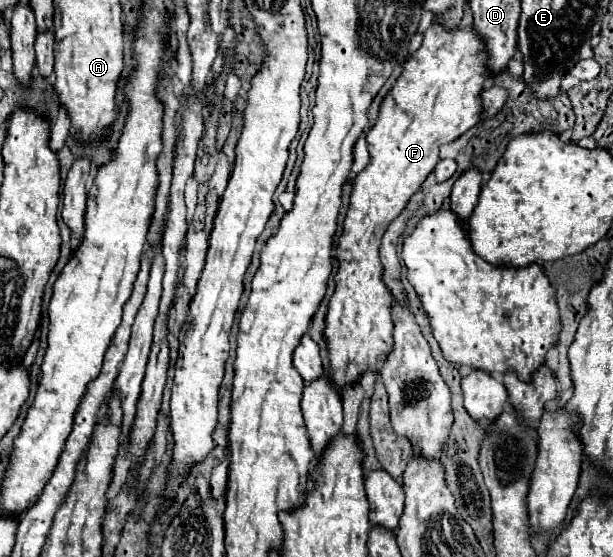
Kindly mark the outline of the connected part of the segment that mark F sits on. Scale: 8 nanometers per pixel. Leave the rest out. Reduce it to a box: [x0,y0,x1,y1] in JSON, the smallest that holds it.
[324,24,486,392]

